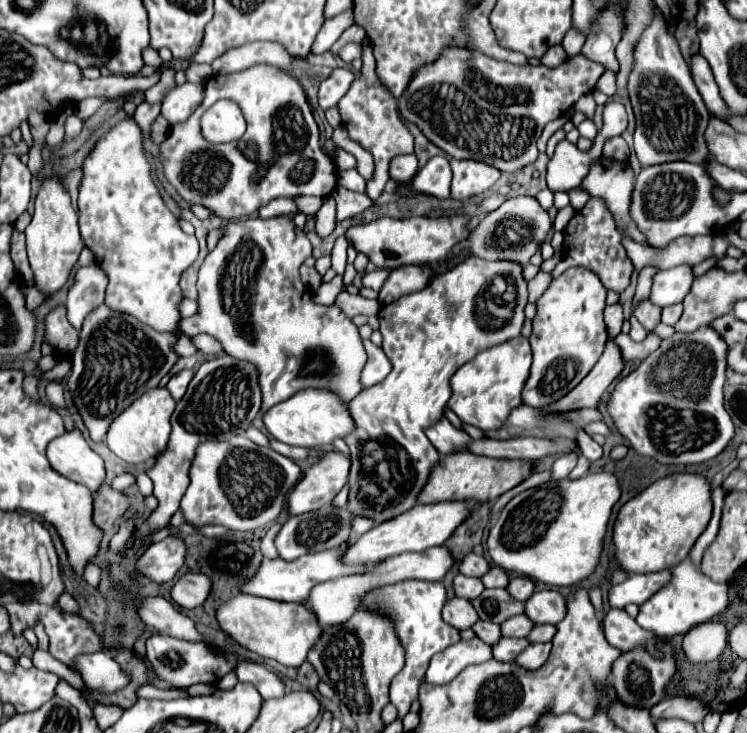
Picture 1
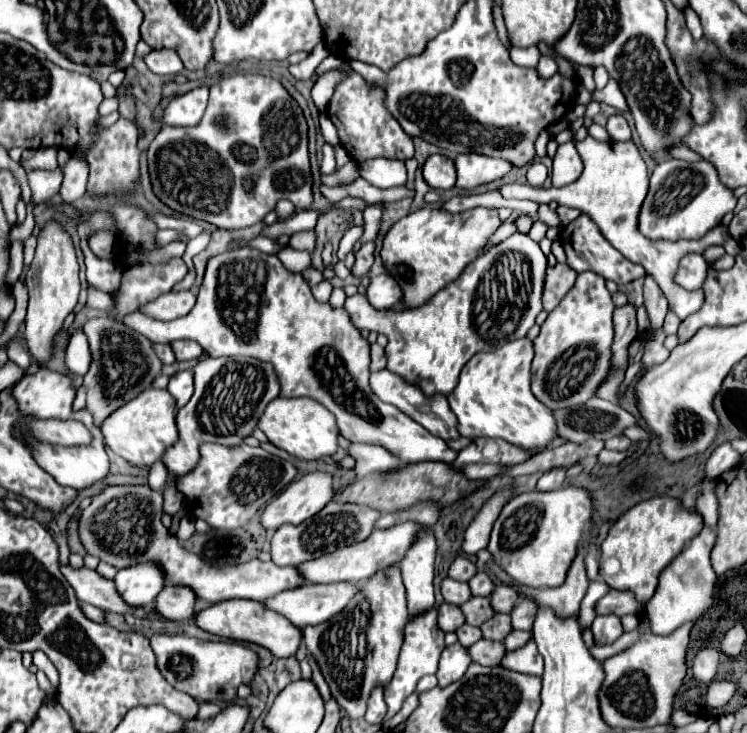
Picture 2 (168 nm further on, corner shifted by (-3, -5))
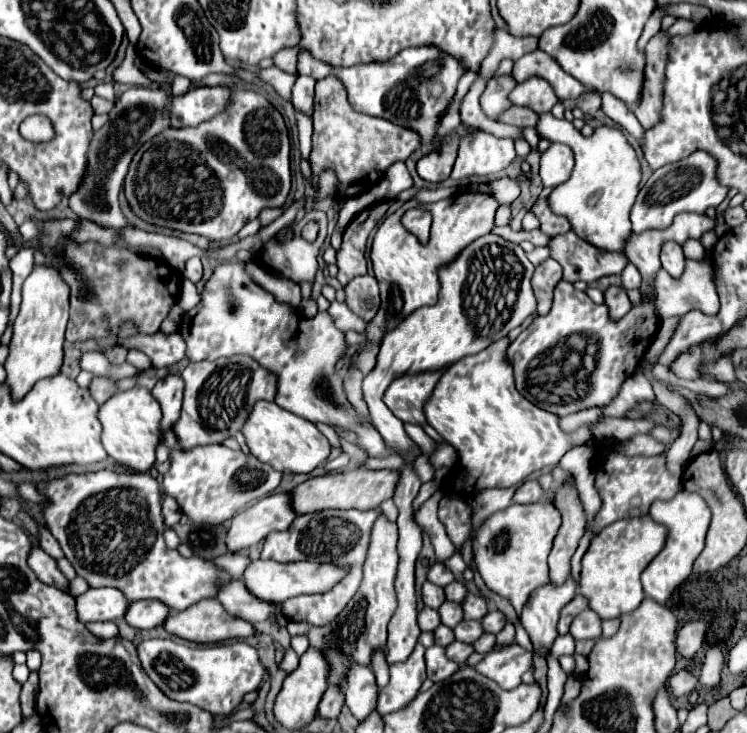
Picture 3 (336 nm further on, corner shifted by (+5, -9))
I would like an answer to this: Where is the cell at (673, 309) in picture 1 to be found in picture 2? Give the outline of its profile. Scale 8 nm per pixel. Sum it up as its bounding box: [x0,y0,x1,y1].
[498,136,731,320]

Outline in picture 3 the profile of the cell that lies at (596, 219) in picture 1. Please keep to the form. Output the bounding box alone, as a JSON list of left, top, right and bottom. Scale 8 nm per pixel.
[548,230,628,282]

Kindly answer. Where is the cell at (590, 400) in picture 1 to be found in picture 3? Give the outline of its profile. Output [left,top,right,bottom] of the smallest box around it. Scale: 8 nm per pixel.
[604,286,632,320]

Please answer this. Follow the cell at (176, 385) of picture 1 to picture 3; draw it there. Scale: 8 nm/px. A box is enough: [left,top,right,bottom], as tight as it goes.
[152,374,184,430]

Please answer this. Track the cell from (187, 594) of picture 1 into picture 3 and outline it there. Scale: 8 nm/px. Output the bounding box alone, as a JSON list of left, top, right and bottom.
[126,600,170,630]

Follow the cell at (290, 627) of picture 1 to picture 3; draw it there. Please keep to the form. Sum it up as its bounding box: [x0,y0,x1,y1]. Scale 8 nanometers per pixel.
[164,598,256,644]

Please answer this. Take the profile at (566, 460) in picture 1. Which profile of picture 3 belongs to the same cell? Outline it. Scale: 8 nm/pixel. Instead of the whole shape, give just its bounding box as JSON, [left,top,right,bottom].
[512,480,542,504]

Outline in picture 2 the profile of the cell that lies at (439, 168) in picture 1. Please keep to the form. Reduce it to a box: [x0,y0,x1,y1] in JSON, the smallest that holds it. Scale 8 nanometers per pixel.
[424,154,456,190]

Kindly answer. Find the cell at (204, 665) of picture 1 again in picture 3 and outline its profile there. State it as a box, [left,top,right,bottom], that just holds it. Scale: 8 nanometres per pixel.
[138,640,264,716]

